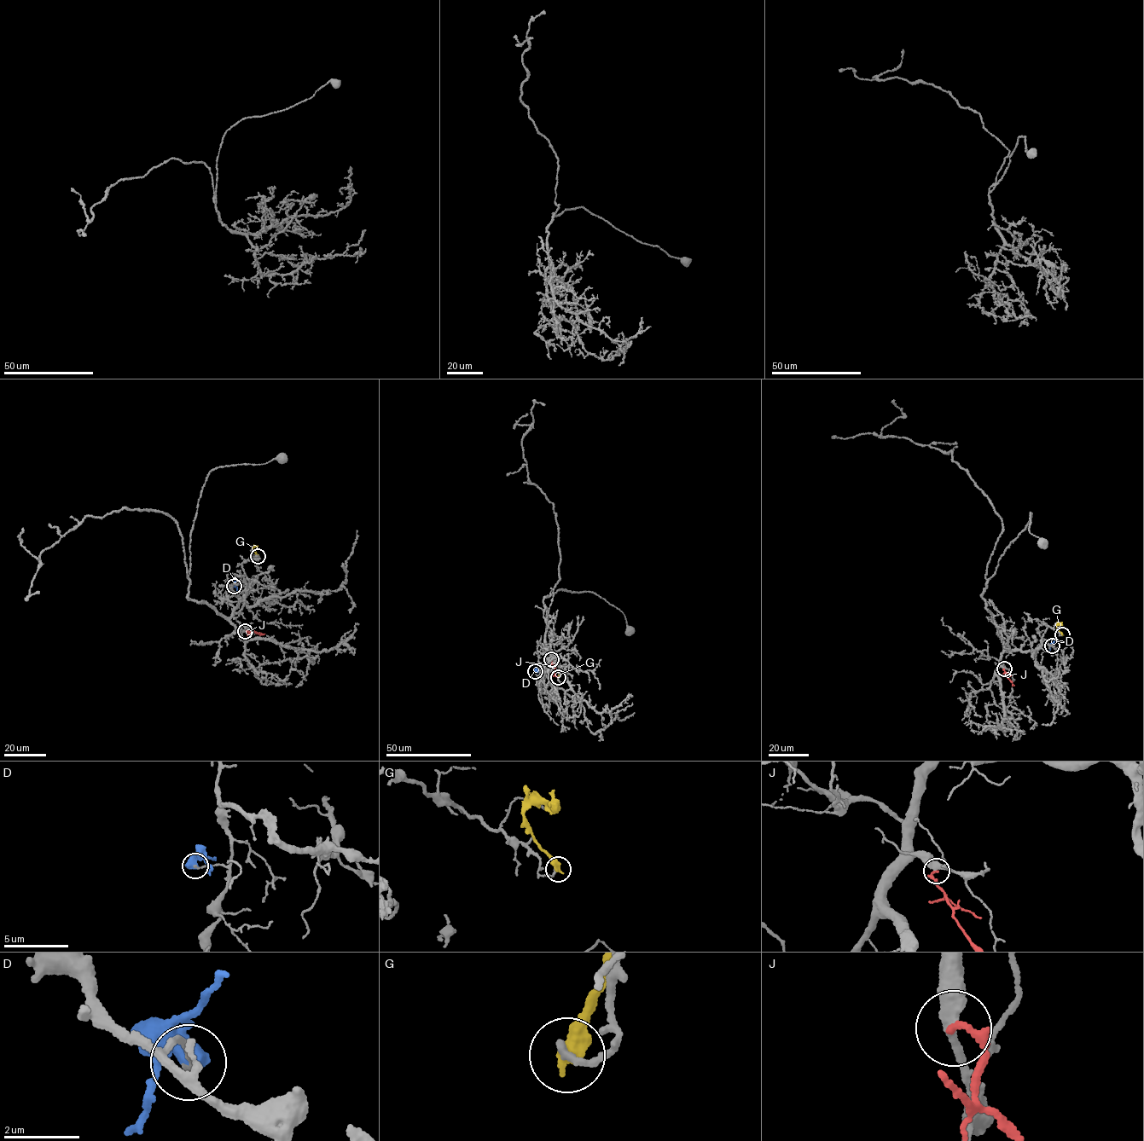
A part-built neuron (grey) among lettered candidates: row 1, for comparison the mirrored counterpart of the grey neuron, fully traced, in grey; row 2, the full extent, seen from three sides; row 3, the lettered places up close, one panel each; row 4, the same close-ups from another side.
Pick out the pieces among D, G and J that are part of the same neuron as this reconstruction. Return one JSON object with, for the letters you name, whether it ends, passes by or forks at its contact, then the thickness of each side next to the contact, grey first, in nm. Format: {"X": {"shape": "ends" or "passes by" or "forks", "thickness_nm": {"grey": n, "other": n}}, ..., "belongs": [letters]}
{"belongs": []}

